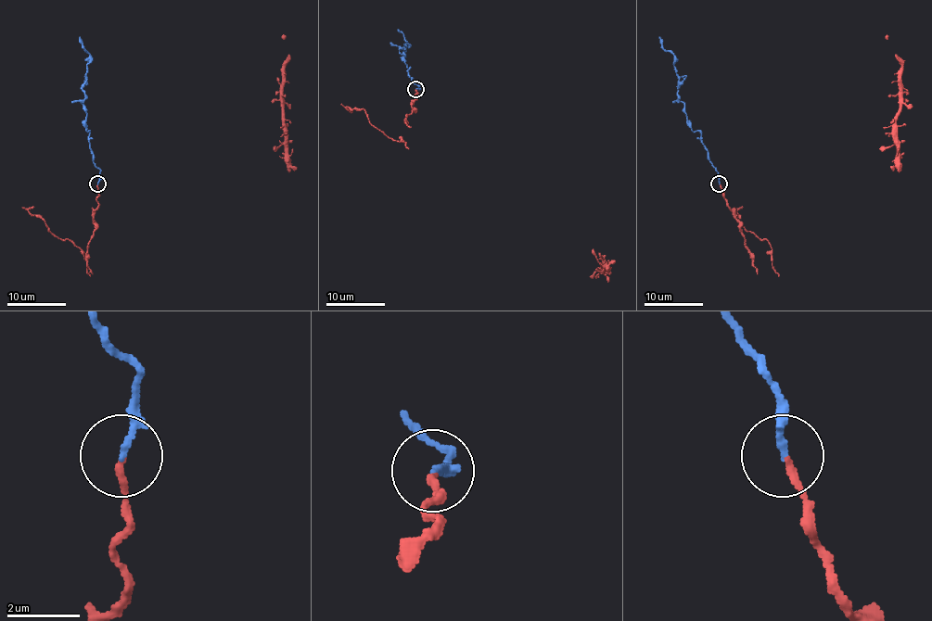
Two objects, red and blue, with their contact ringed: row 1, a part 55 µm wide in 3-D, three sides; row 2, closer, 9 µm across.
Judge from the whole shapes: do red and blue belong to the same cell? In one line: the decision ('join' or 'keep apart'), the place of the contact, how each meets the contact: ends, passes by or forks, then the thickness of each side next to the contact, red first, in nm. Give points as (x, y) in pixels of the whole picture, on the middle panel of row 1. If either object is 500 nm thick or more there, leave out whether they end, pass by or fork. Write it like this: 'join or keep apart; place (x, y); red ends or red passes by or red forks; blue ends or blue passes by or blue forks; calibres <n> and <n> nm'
join; place (415, 89); red ends; blue ends; calibres 180 and 180 nm

